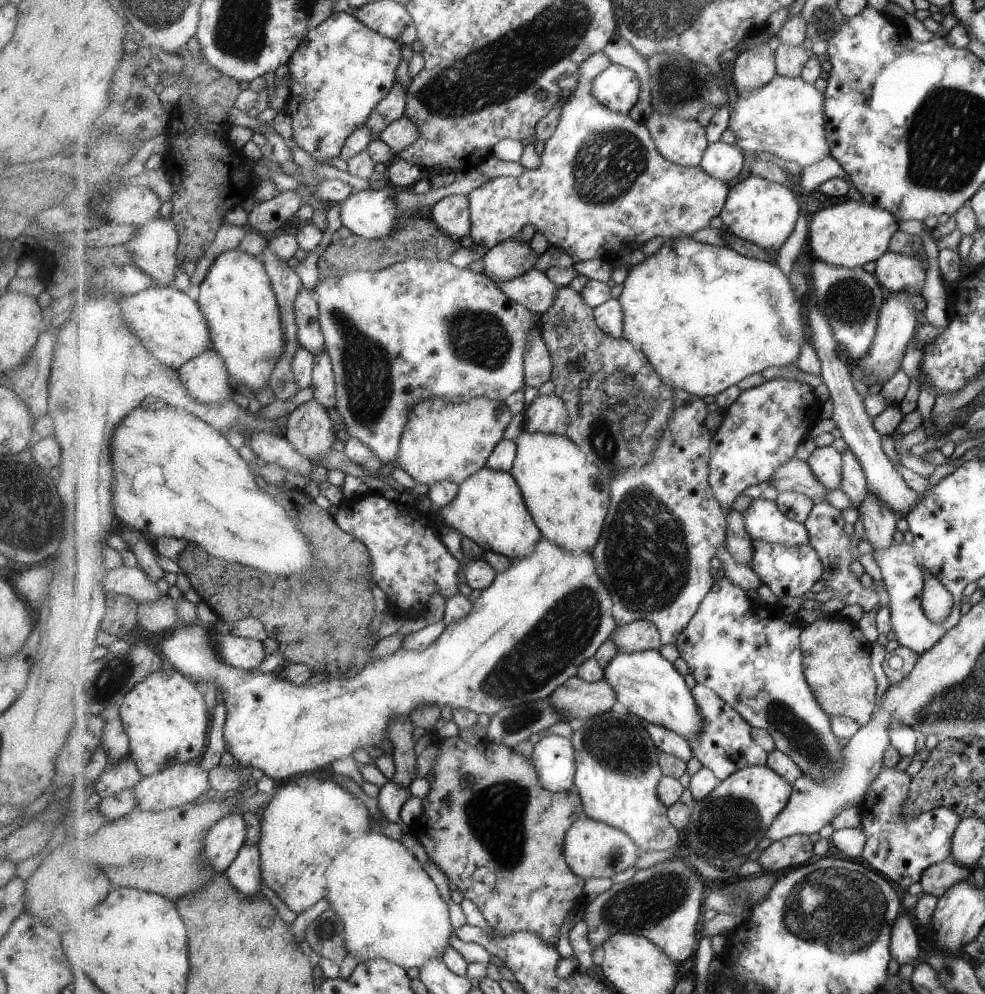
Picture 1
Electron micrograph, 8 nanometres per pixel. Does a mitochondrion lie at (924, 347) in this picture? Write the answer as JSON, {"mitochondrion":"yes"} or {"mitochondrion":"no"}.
{"mitochondrion":"no"}

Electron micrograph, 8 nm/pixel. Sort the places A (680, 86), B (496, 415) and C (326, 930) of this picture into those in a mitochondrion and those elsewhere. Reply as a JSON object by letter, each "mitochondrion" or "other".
{"A":"mitochondrion","B":"mitochondrion","C":"mitochondrion"}

